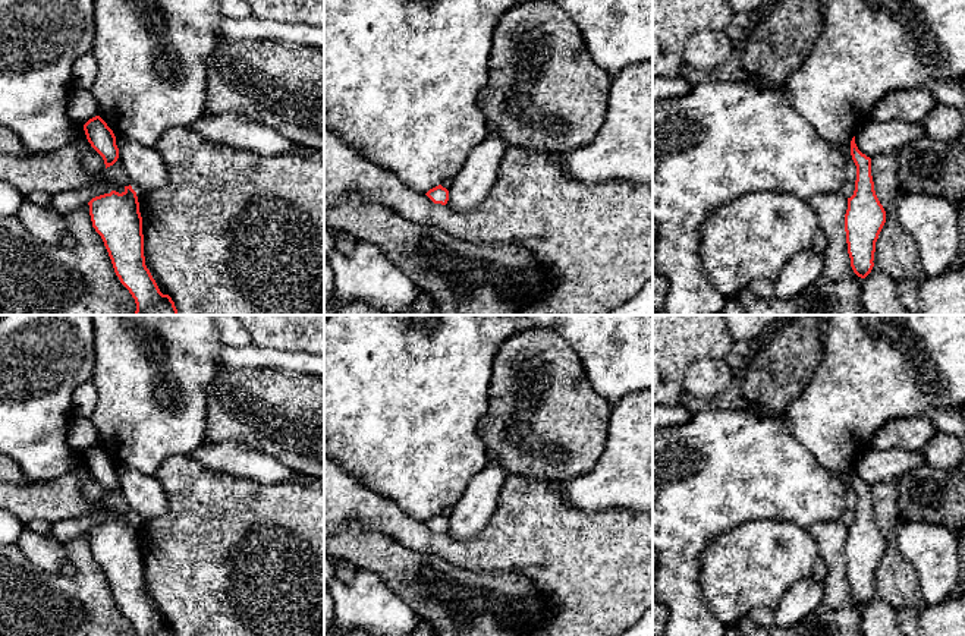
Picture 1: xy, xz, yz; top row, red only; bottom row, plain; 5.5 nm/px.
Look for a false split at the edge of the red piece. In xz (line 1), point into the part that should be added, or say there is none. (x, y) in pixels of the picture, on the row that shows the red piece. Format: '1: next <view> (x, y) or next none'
1: next none

